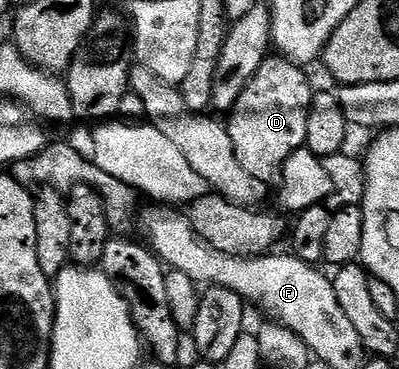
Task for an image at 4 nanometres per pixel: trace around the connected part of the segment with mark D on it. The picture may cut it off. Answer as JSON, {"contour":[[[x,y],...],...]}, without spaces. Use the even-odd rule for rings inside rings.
{"contour":[[[266,58],[251,82],[239,94],[233,111],[228,113],[229,137],[235,146],[239,166],[247,170],[258,182],[265,182],[278,175],[293,151],[305,147],[307,118],[313,105],[315,88],[305,77],[306,69],[292,60]]]}

